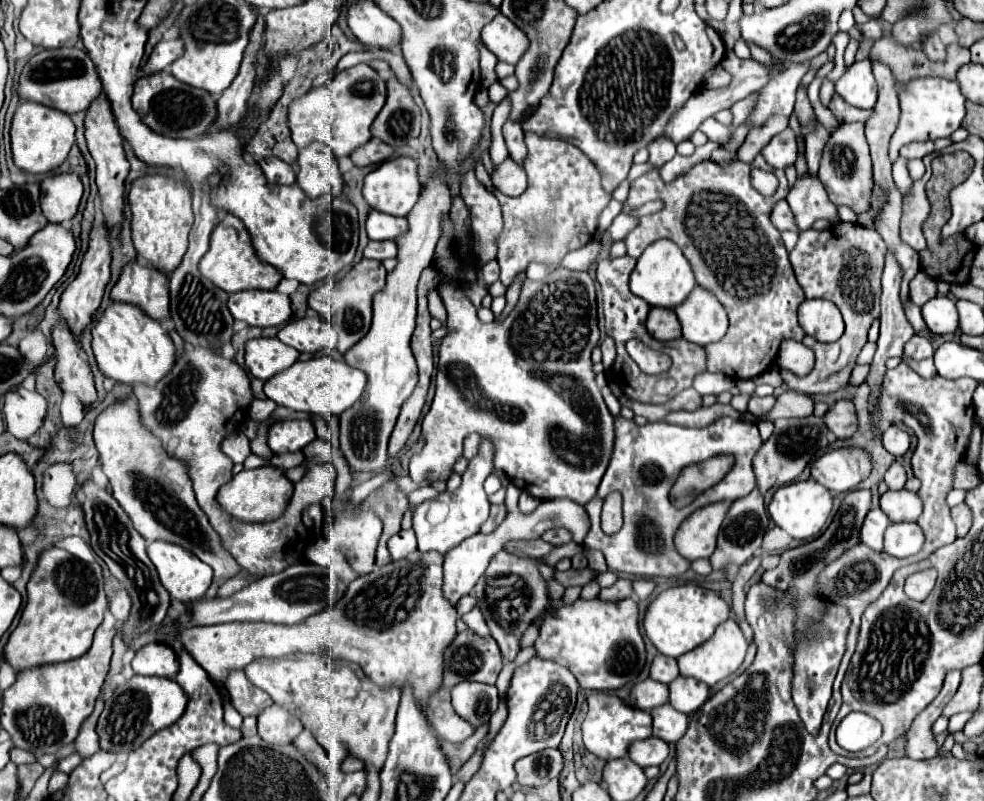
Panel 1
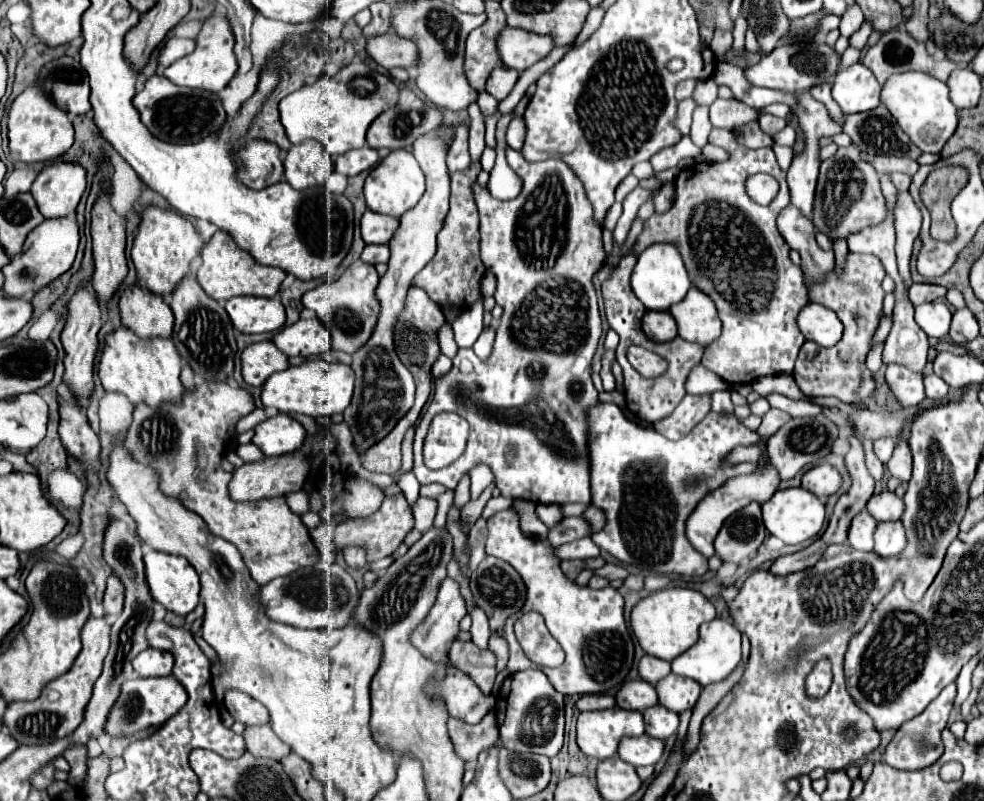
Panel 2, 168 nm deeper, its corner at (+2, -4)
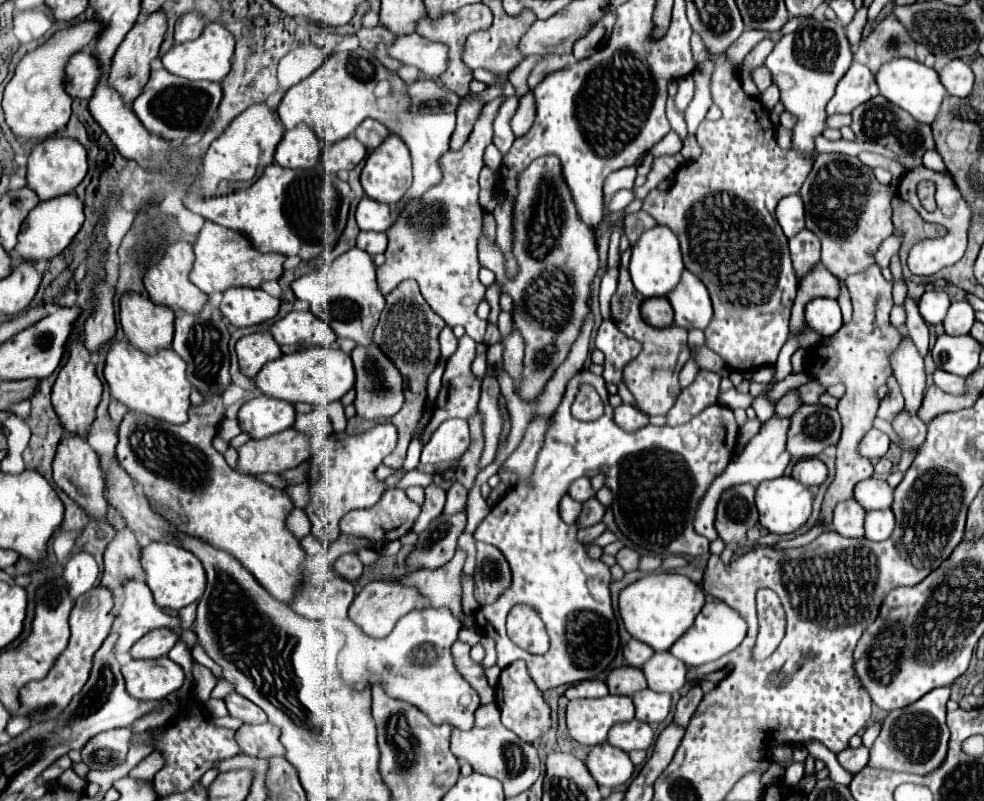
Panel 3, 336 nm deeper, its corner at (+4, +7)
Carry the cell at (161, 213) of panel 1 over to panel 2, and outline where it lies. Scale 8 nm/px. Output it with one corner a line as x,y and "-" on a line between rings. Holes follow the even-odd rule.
149,205
141,213
141,223
133,241
131,259
137,269
137,275
145,279
151,293
167,297
175,285
191,271
191,261
199,255
203,241
199,239
195,227
181,217
177,211
169,211
157,205

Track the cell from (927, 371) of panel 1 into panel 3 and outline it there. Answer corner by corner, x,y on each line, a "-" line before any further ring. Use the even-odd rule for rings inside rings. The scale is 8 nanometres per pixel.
937,370
937,372
933,374
933,378
935,378
935,384
937,384
941,390
949,392
949,394
965,394
965,392
967,392
965,378
961,378
961,376
949,374
949,372
945,372
945,370

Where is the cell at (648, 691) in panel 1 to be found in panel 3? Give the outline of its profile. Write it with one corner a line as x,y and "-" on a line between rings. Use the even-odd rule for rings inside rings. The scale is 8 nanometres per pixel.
619,666
613,668
607,674
607,686
609,694
623,694
623,696
633,696
639,690
647,688
647,680
639,668
633,666

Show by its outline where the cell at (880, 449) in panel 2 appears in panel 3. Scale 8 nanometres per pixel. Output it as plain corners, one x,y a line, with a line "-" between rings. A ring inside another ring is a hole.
871,428
863,440
859,442
859,454
863,458
869,458
869,460
879,460
885,456
885,452
889,450
889,436
879,432
877,428

